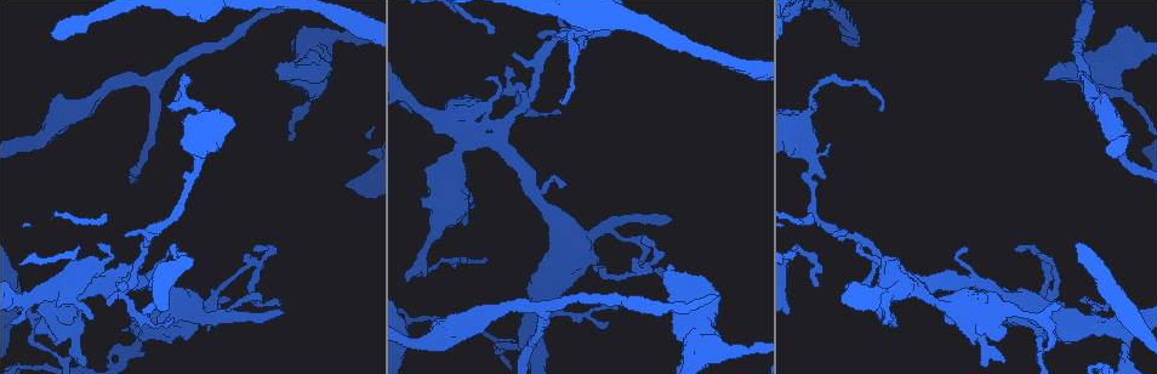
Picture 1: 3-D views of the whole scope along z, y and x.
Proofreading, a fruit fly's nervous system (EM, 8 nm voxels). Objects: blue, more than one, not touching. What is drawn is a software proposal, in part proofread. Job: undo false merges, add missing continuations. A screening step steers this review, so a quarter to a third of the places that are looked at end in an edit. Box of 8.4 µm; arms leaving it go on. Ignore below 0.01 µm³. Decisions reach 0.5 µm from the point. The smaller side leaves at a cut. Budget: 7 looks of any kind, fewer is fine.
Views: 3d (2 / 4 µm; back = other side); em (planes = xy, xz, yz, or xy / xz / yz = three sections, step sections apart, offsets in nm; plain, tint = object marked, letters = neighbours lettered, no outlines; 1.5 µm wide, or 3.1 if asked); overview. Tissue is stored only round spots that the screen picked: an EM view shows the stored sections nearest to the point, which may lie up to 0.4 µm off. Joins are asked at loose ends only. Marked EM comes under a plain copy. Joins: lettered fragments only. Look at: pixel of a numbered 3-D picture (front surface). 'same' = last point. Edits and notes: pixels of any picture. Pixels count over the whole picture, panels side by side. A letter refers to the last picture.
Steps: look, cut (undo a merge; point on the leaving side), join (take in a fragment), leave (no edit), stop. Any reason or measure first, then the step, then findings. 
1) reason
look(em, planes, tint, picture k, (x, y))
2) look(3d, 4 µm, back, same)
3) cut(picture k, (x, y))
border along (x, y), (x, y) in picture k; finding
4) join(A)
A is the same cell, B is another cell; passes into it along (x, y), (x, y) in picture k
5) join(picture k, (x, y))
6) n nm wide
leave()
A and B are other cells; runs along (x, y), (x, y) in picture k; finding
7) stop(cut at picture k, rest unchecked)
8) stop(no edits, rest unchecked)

look(3d, 4 µm, picture 1, (829, 145))

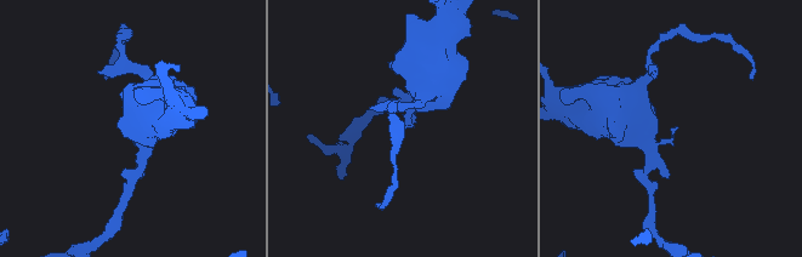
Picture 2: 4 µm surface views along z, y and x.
look(em, planes, letters, picture 2, (676, 127))

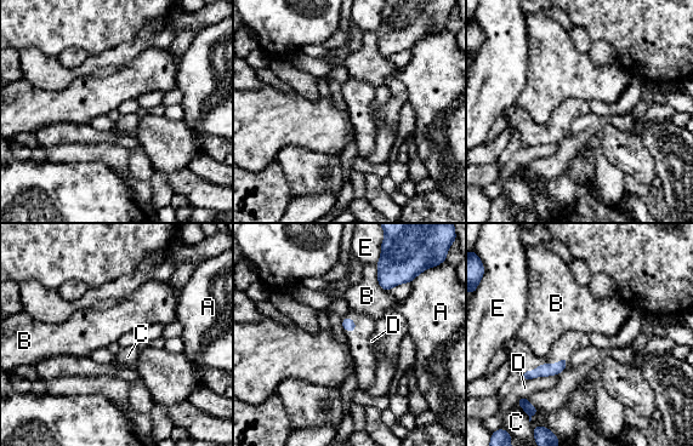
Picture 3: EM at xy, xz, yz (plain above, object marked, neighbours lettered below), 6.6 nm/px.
D touches over 240 nm
leave()
A, B, C, D and E are other cells; runs along (563, 361), (556, 369), (524, 376) in picture 3; no lettered fragment goes on from it

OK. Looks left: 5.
free end
look(em, xy, step 4, tint, picture 1, (281, 312))

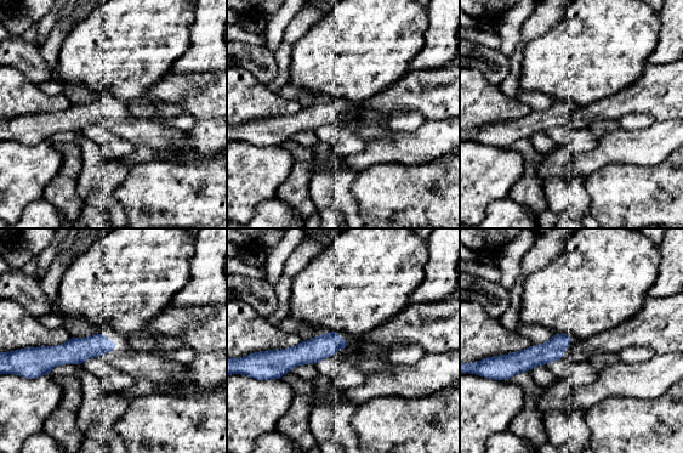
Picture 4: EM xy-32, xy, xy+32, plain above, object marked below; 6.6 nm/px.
another direction
look(em, planes, tint, same)

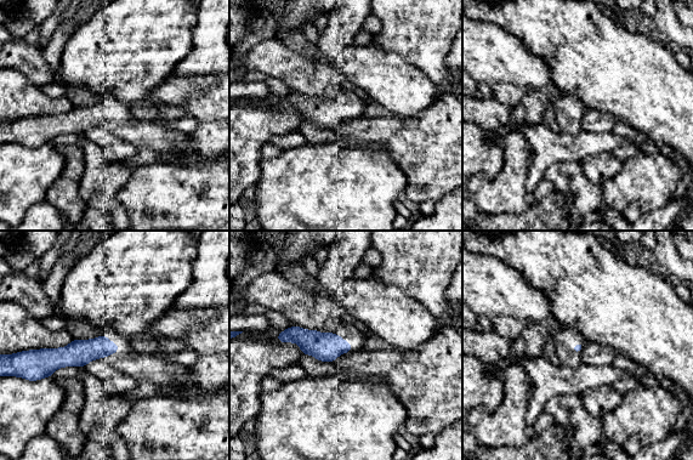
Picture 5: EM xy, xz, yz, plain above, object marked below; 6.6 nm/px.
see the neighbours
look(em, planes, letters, same)

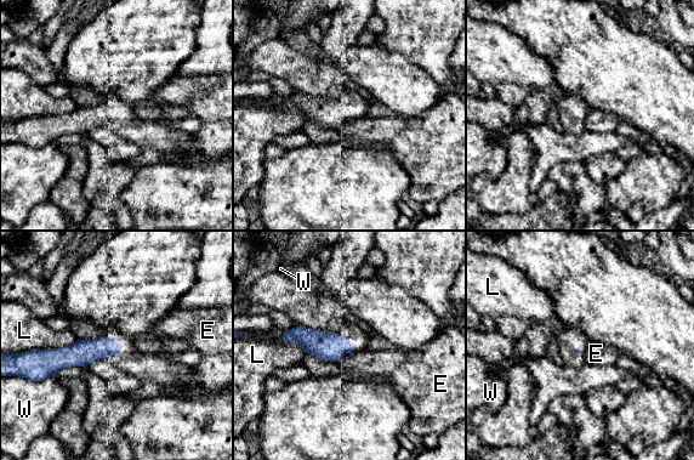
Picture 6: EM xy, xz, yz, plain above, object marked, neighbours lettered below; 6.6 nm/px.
join(E)
E is the same cell, L and W are other cells; it goes on there

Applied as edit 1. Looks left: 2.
stop(join at picture 6, rest unchecked)

